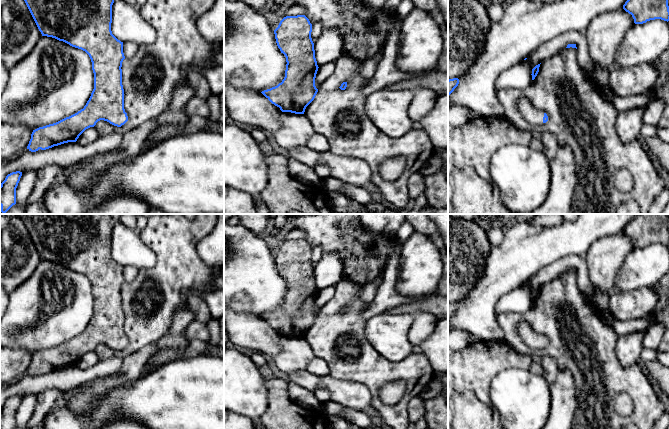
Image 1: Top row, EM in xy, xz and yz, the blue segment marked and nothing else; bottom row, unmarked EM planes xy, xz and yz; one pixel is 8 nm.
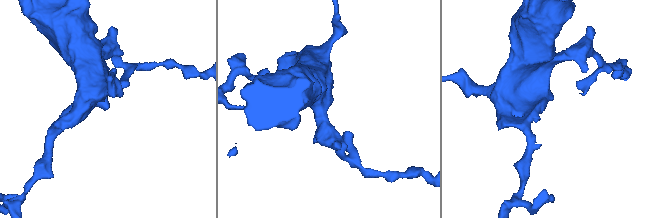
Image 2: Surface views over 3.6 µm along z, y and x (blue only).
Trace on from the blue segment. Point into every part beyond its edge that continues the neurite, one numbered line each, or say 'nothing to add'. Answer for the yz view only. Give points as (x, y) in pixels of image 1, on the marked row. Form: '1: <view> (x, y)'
1: yz (533, 115)

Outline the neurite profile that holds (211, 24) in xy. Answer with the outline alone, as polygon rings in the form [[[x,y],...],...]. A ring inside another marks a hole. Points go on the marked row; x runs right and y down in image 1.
[[[216,0],[213,7],[199,17],[197,28],[206,41],[213,44],[215,51],[212,64],[200,70],[204,72],[209,68],[224,66],[224,55],[220,51],[224,43],[224,0]]]

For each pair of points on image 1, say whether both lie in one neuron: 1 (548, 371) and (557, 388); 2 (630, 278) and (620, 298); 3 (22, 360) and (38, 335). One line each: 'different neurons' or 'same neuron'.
1: different neurons
2: different neurons
3: different neurons

